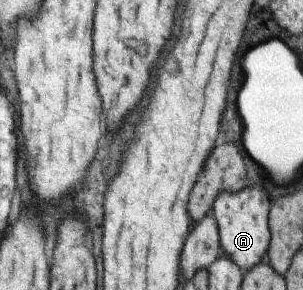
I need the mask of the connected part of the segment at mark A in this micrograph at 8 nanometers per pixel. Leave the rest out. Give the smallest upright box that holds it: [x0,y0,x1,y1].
[211,186,270,273]

